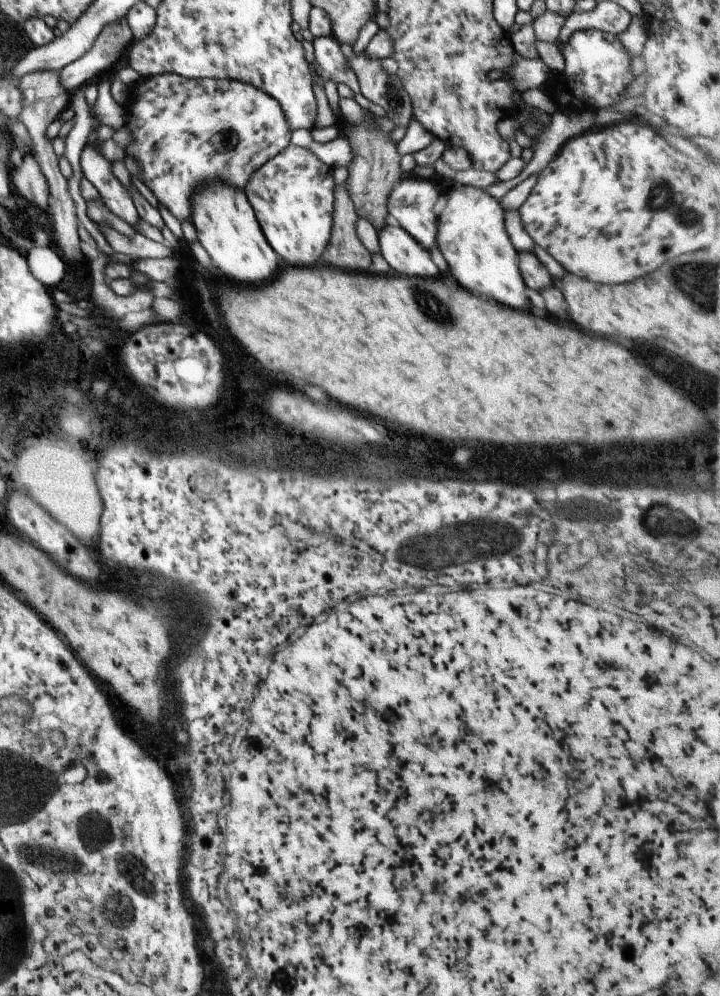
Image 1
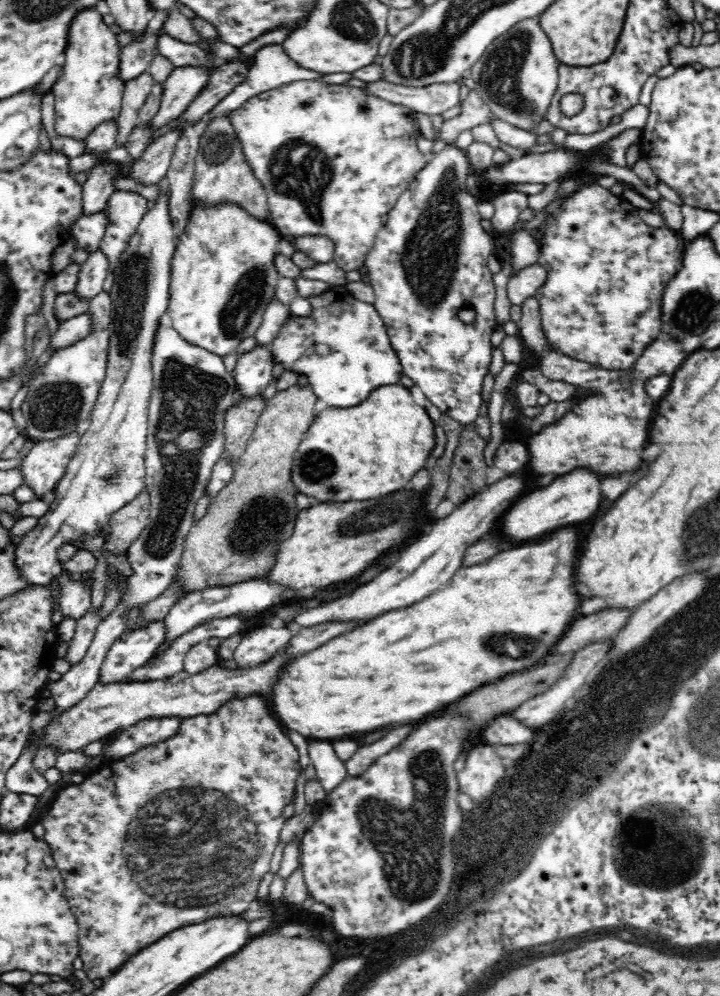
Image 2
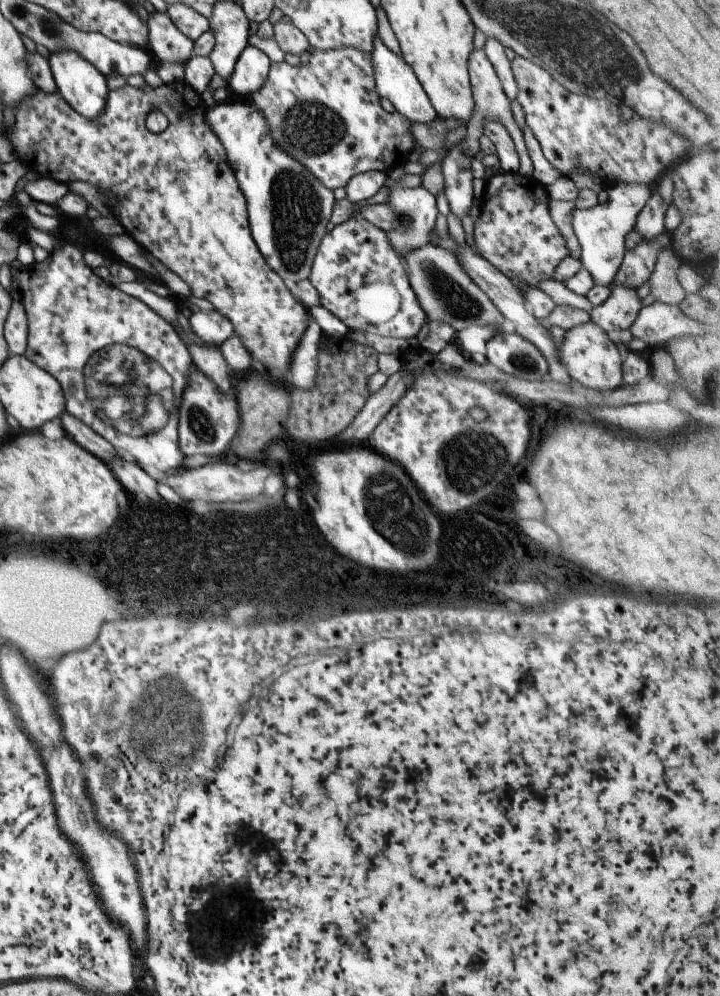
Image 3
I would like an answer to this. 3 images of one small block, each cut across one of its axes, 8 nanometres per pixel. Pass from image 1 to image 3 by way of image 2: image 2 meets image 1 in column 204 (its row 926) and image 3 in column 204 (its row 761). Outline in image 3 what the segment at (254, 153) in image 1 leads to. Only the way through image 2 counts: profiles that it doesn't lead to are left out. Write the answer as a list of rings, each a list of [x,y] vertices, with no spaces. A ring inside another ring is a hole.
[[[185,80],[175,81],[171,83],[163,83],[161,86],[147,86],[145,83],[142,88],[136,88],[125,84],[119,88],[119,90],[108,90],[108,98],[105,98],[105,108],[103,112],[93,118],[93,120],[87,120],[83,118],[81,114],[77,114],[56,91],[54,93],[45,93],[39,89],[33,92],[33,96],[27,96],[23,98],[17,108],[15,108],[15,124],[13,124],[13,132],[7,136],[11,146],[13,146],[13,152],[15,156],[27,166],[27,170],[35,170],[33,174],[37,177],[49,178],[49,180],[55,180],[55,182],[62,182],[68,184],[73,181],[86,182],[87,184],[93,184],[95,188],[99,190],[107,190],[115,196],[117,200],[117,206],[113,206],[112,212],[116,212],[115,219],[118,221],[124,230],[126,235],[129,235],[139,247],[144,251],[149,252],[161,265],[167,270],[170,270],[176,276],[179,276],[189,292],[190,296],[195,298],[203,298],[213,306],[213,309],[219,314],[223,314],[227,320],[231,323],[232,331],[235,332],[235,336],[241,340],[243,348],[251,355],[251,358],[255,358],[259,364],[263,365],[266,372],[269,370],[275,370],[277,372],[277,378],[279,383],[287,384],[287,372],[289,372],[289,362],[291,362],[291,354],[293,350],[297,348],[299,344],[299,338],[303,336],[305,328],[311,319],[310,315],[306,311],[306,307],[300,303],[300,301],[293,297],[289,290],[283,285],[283,280],[278,274],[275,274],[273,270],[269,268],[269,265],[265,262],[265,259],[261,256],[259,249],[255,246],[253,239],[251,238],[250,230],[247,220],[247,206],[245,204],[245,198],[235,182],[235,176],[227,162],[227,156],[225,156],[225,150],[221,146],[221,142],[217,140],[217,136],[211,132],[207,120],[205,120],[205,112],[207,107],[201,101],[200,94],[197,94]],[[151,110],[159,110],[163,113],[163,116],[167,119],[167,128],[163,132],[153,134],[145,128],[145,117]]]

